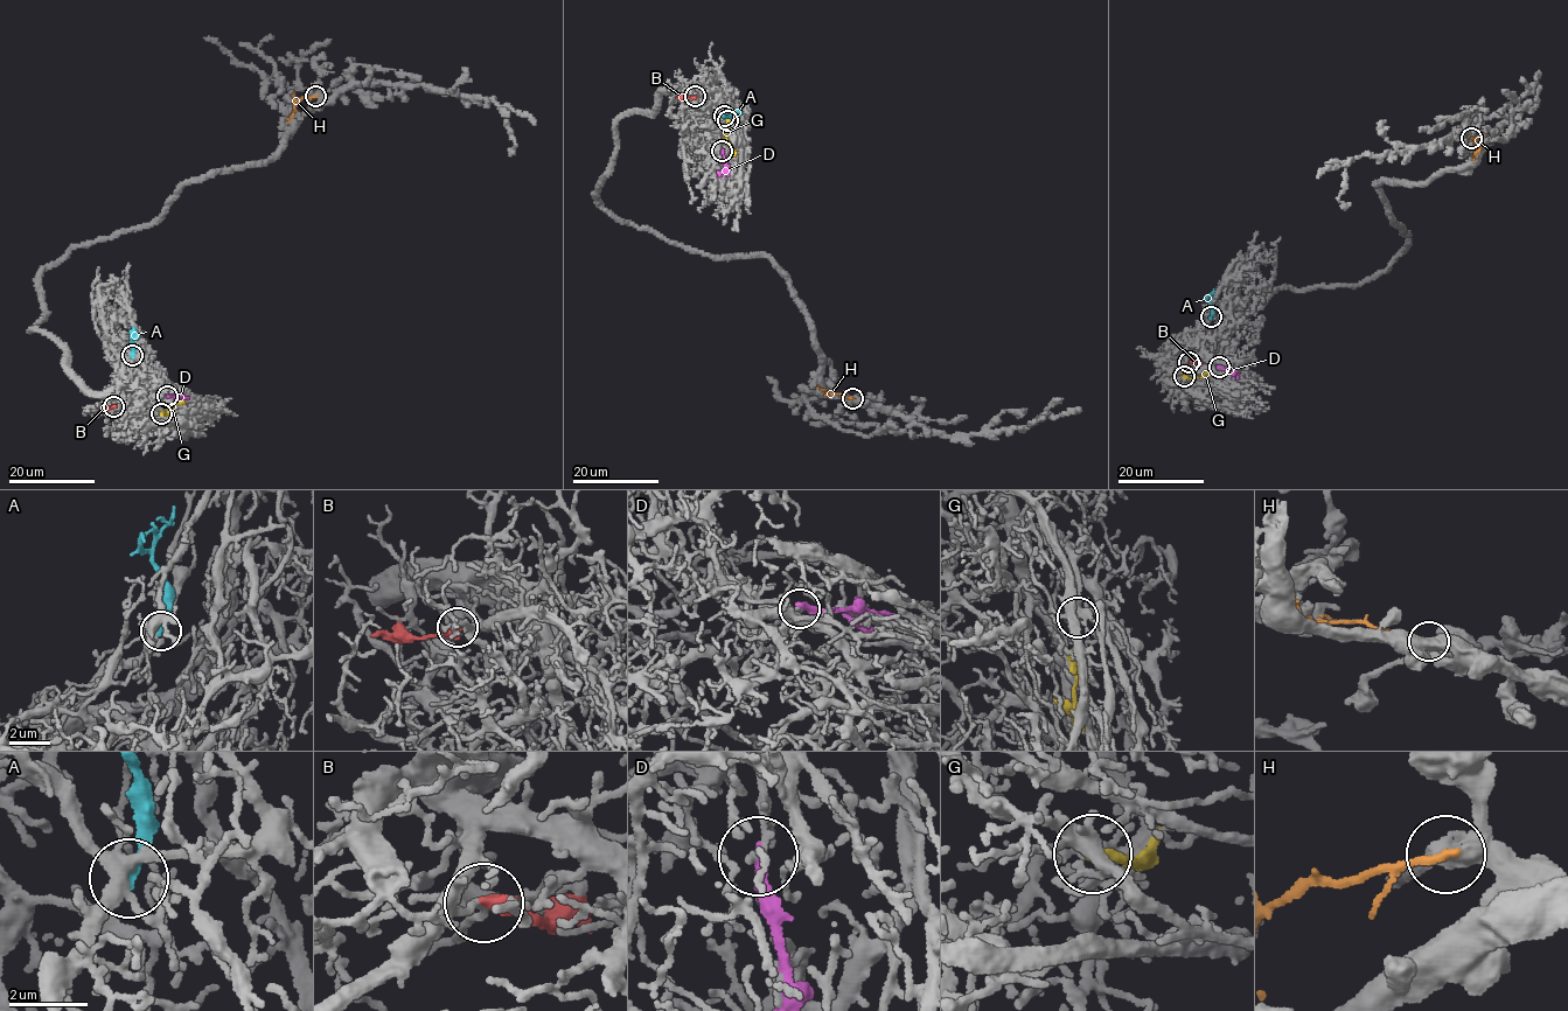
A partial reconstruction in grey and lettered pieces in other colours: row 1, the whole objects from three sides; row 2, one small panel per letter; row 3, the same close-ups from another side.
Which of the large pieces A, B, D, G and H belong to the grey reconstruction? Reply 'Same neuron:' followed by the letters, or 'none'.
Same neuron: A

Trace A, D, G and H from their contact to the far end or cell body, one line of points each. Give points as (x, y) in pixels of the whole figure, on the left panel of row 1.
A: (132, 355), (133, 327)
D: (167, 396), (180, 396), (181, 402)
G: (161, 413), (185, 403)
H: (315, 96), (300, 98), (287, 123)

